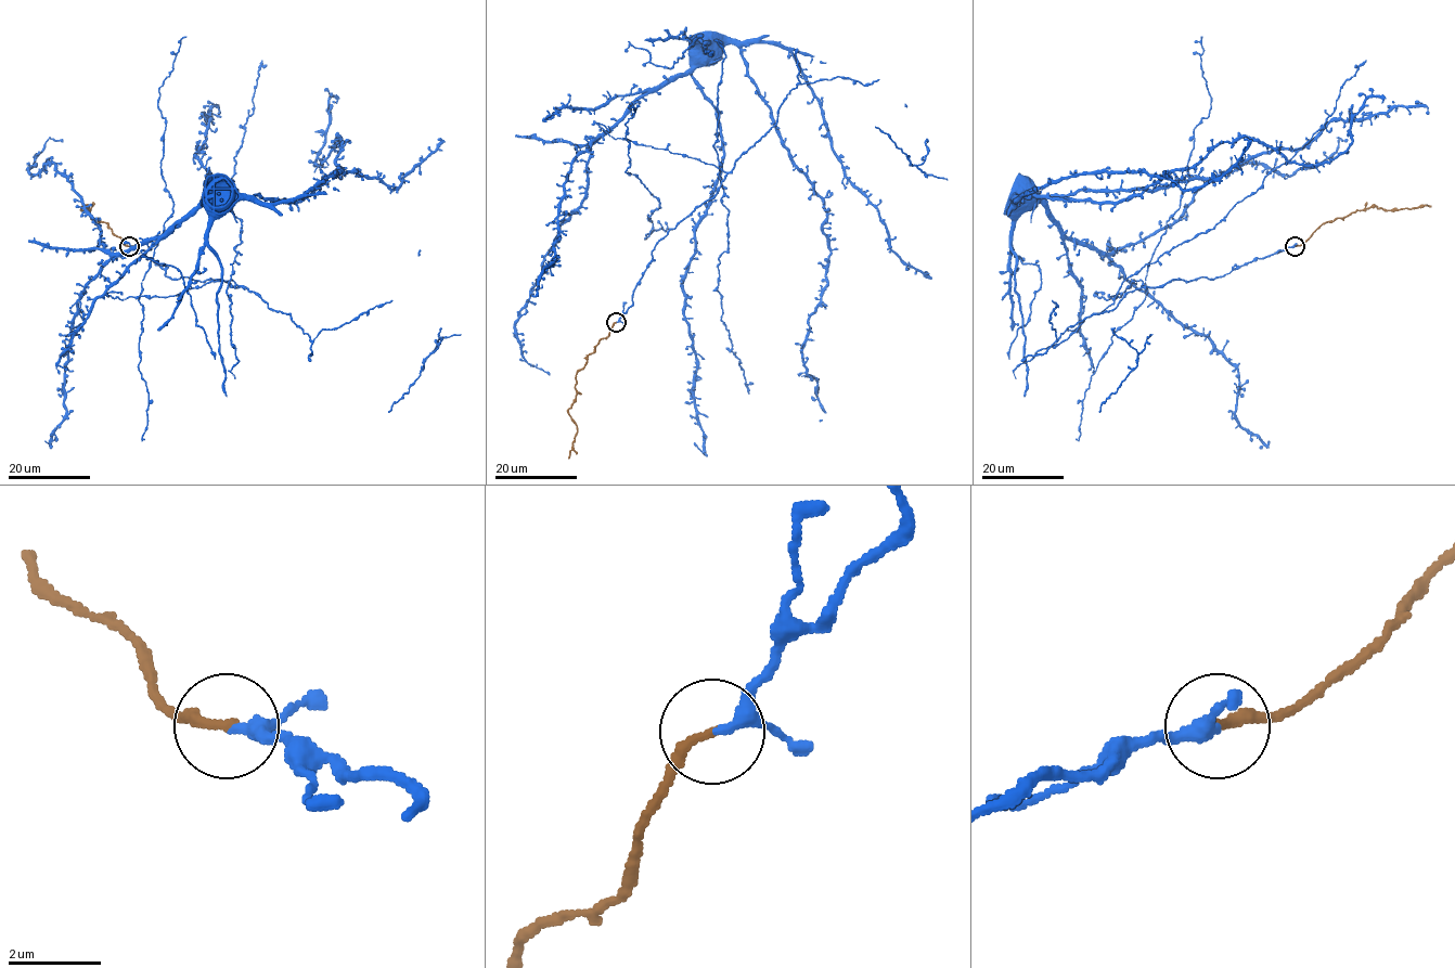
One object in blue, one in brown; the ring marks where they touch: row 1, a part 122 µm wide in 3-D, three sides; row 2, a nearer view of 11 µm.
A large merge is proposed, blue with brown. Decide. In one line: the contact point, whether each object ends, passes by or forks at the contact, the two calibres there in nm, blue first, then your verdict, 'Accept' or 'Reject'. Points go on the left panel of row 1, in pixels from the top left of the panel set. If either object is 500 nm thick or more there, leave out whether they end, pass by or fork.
Place: (129, 246). At the ring blue passes by. At the ring brown ends. Thickness 220 nm (blue) against 220 nm. Accept

